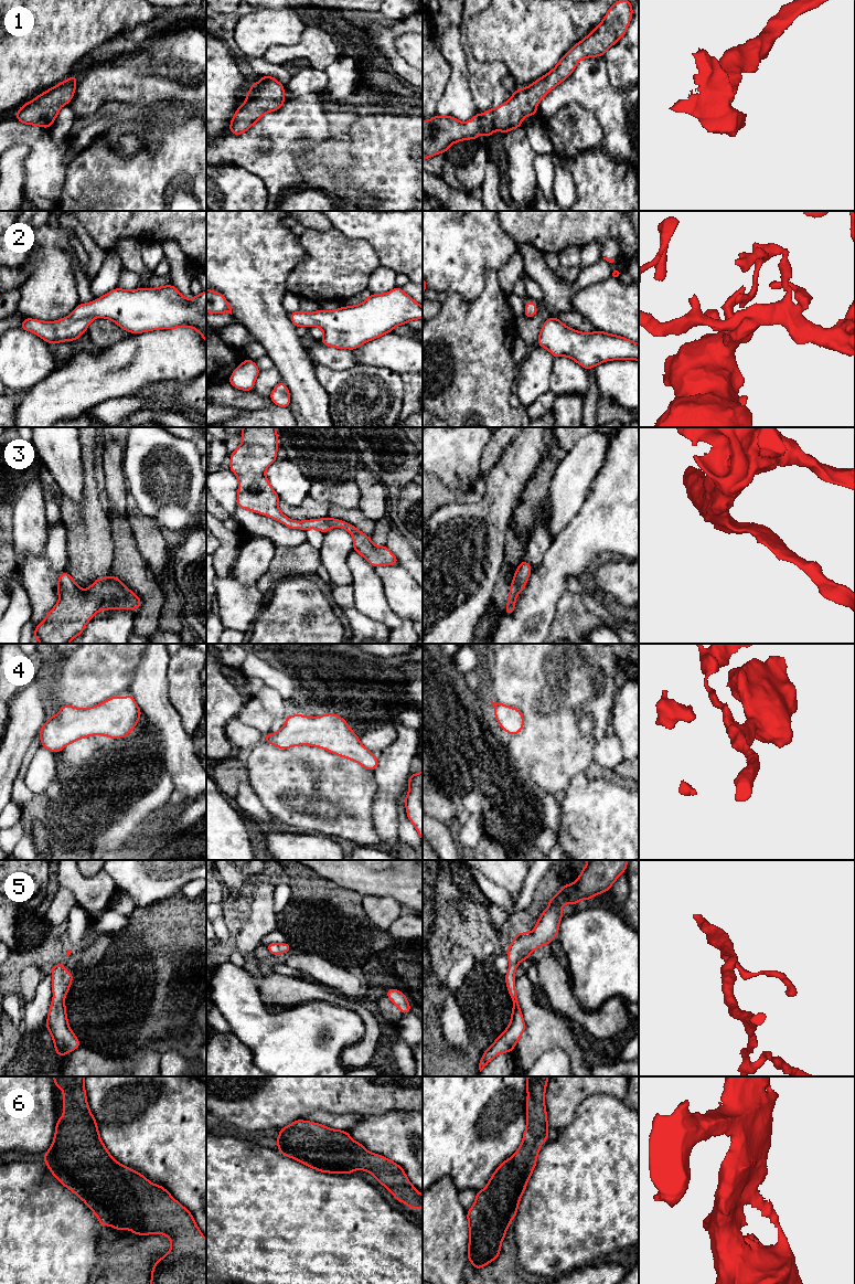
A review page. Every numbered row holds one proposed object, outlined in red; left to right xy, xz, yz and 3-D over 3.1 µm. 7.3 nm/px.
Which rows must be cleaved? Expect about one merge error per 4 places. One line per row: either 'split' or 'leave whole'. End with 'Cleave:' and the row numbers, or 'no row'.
1: leave whole
2: leave whole
3: leave whole
4: leave whole
5: leave whole
6: leave whole
Cleave: no row

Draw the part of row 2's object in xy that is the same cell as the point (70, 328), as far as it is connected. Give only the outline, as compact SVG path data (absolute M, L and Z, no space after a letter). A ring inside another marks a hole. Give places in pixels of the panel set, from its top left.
M171 284L158 288L138 288L126 290L115 288L95 301L78 304L74 311L57 321L41 321L25 318L20 329L34 332L47 343L54 344L63 341L74 341L86 332L88 325L96 318L113 320L121 329L131 333L141 333L158 329L174 329L190 327L195 329L206 343L206 291L186 299Z

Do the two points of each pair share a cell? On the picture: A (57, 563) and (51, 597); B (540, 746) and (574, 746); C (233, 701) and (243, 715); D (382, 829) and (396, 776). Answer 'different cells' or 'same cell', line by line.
A: same cell
B: same cell
C: different cells
D: same cell

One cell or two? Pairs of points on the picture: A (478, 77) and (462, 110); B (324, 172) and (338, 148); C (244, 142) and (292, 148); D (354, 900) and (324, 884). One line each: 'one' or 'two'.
A: two
B: one
C: one
D: one

